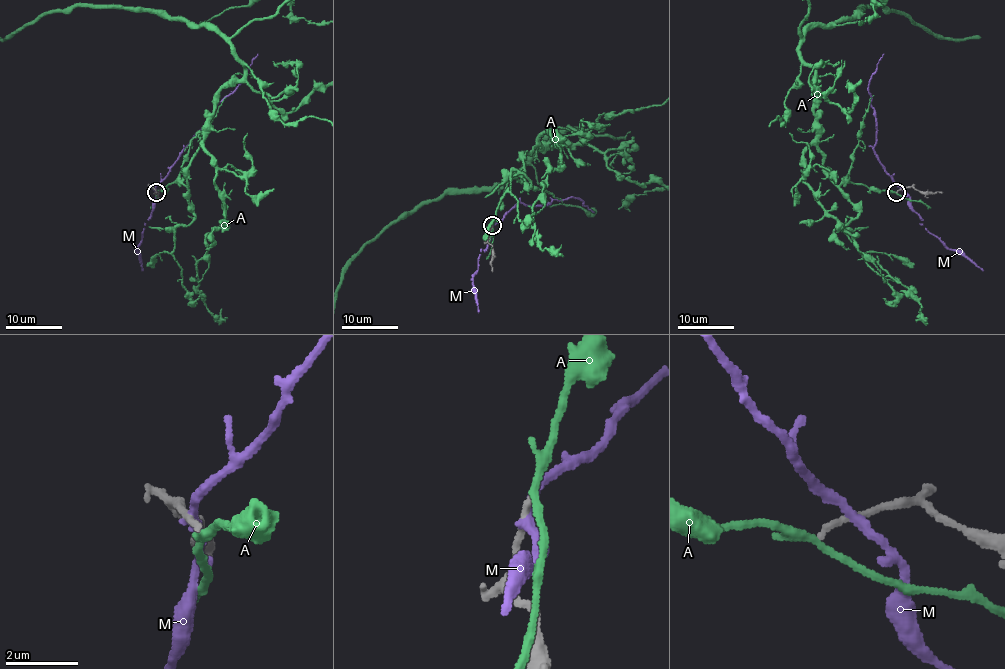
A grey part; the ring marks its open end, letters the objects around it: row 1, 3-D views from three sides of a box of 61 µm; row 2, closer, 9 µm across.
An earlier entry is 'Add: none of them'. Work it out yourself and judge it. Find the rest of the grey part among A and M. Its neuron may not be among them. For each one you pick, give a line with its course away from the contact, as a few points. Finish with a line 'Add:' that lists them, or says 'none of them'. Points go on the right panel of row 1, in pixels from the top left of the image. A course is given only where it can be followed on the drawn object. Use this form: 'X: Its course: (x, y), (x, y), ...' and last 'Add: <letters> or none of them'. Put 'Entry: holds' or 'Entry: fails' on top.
Entry: holds
Add: none of them

